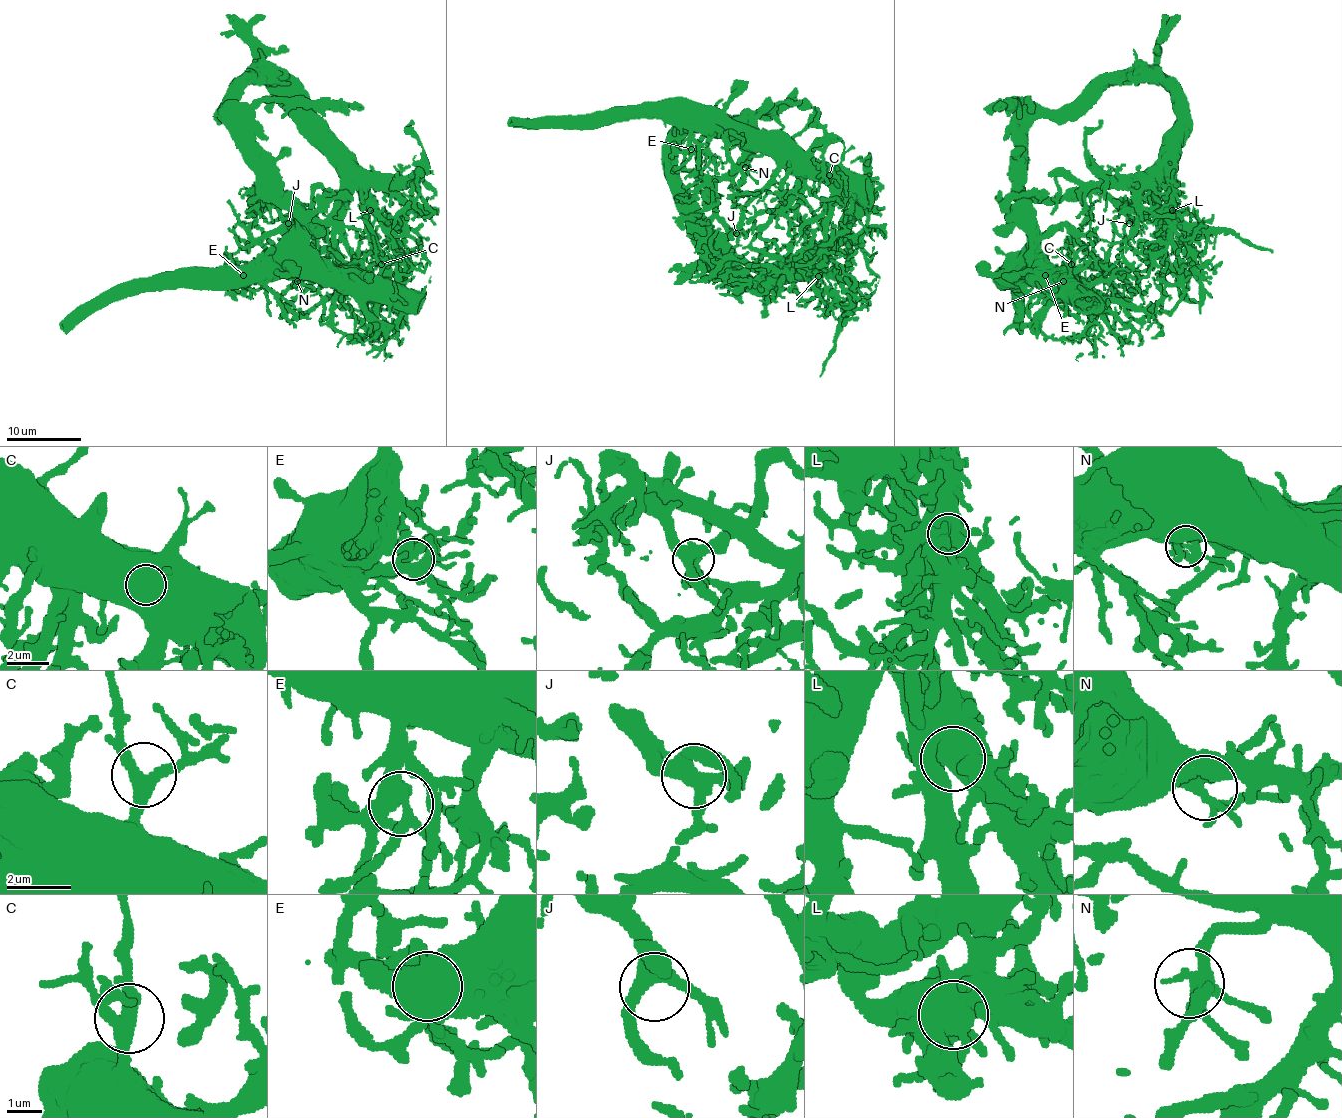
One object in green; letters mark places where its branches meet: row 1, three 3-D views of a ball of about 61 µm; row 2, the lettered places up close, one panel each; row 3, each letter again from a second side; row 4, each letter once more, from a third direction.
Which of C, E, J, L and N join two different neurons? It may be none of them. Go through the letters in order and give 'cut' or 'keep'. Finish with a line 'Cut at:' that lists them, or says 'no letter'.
C: keep
E: keep
J: keep
L: keep
N: keep
Cut at: no letter

